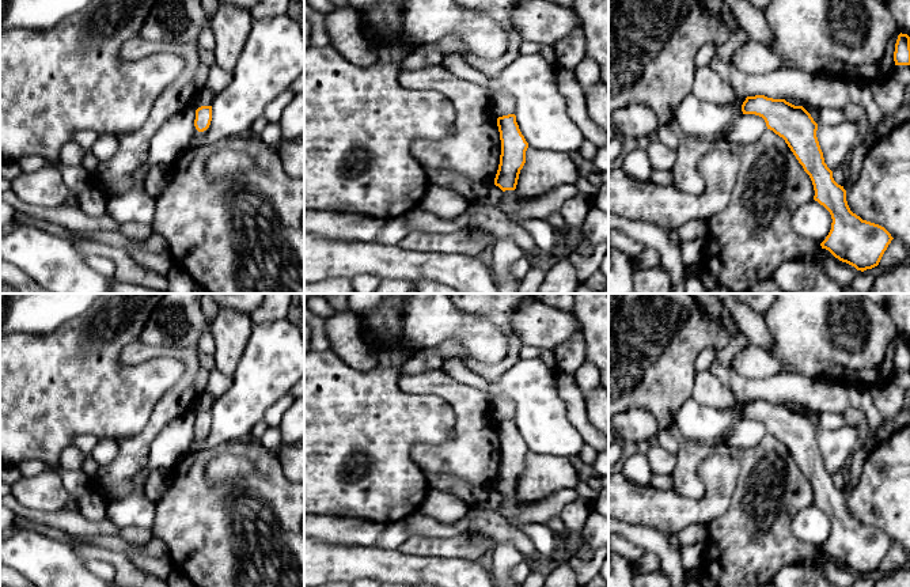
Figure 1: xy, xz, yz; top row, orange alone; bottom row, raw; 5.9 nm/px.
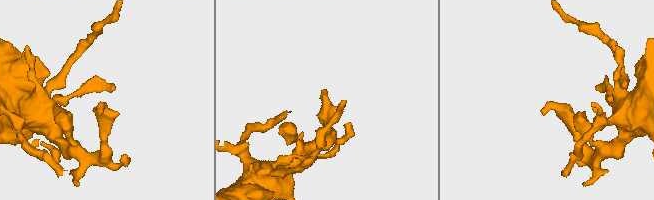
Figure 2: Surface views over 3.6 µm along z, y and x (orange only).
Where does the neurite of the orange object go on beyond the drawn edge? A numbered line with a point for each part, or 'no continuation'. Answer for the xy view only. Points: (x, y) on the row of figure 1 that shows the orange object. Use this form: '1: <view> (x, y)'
no continuation

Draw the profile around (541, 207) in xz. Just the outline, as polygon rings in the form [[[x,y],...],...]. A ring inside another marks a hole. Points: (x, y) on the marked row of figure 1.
[[[575,183],[562,185],[551,192],[538,197],[520,197],[515,190],[504,192],[504,201],[516,207],[515,212],[508,212],[507,216],[511,221],[522,226],[527,219],[546,219],[554,212],[560,212],[561,205],[575,197],[579,189]]]

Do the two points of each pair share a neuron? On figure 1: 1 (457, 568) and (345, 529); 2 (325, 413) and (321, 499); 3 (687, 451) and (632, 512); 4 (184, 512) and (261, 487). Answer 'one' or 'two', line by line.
1: two
2: one
3: two
4: one

